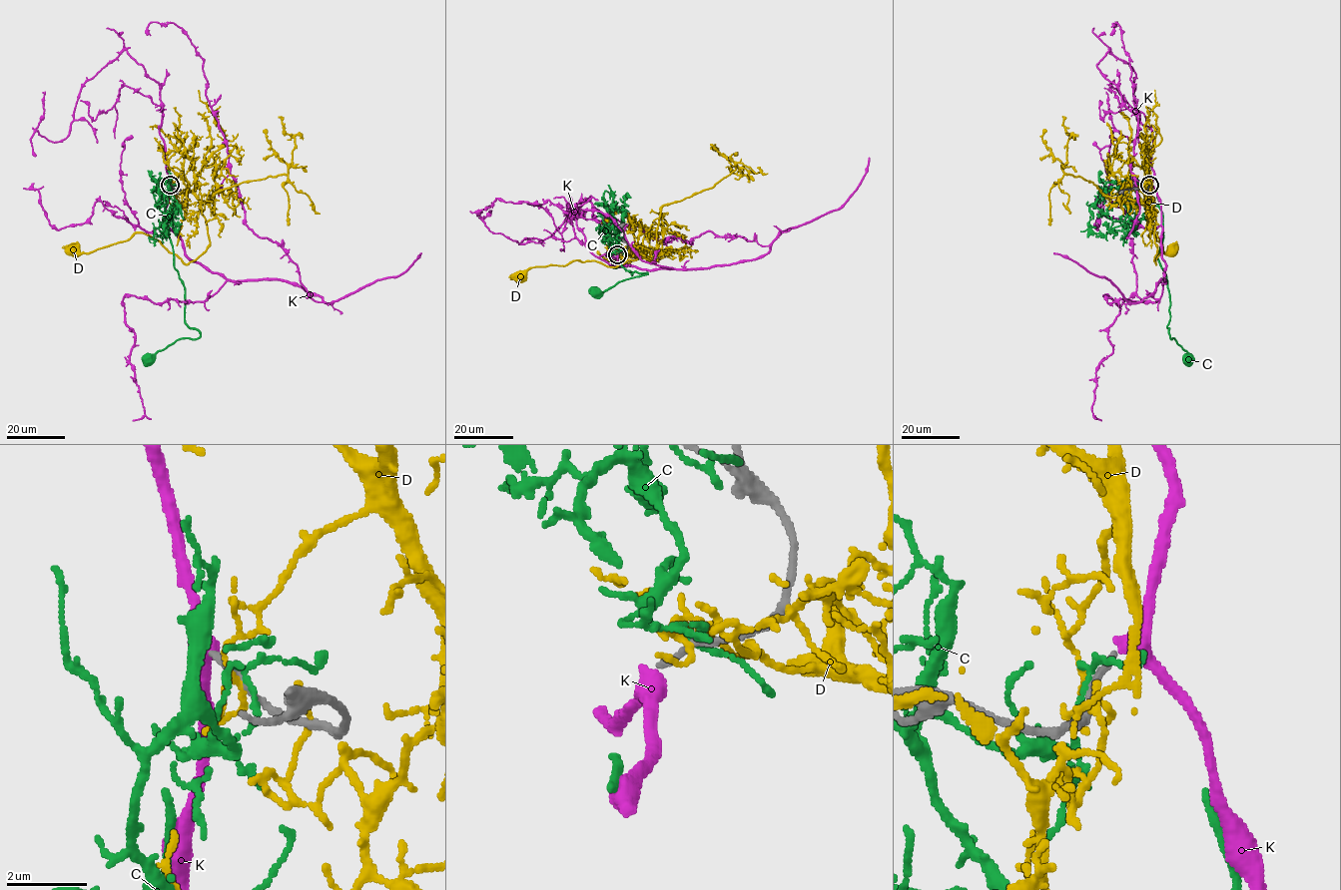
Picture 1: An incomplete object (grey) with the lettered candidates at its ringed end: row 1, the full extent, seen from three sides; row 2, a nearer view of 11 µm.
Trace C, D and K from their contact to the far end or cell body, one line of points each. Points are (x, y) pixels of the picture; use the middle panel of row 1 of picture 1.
C: (620, 252), (614, 239), (612, 253), (606, 253), (611, 266), (620, 261), (631, 274), (647, 274), (597, 292)
D: (620, 252), (643, 253), (657, 259), (627, 260), (615, 266), (574, 260), (565, 265), (529, 267), (520, 276)
K: (617, 254), (611, 265), (705, 269), (770, 246), (706, 230), (665, 242), (597, 217)

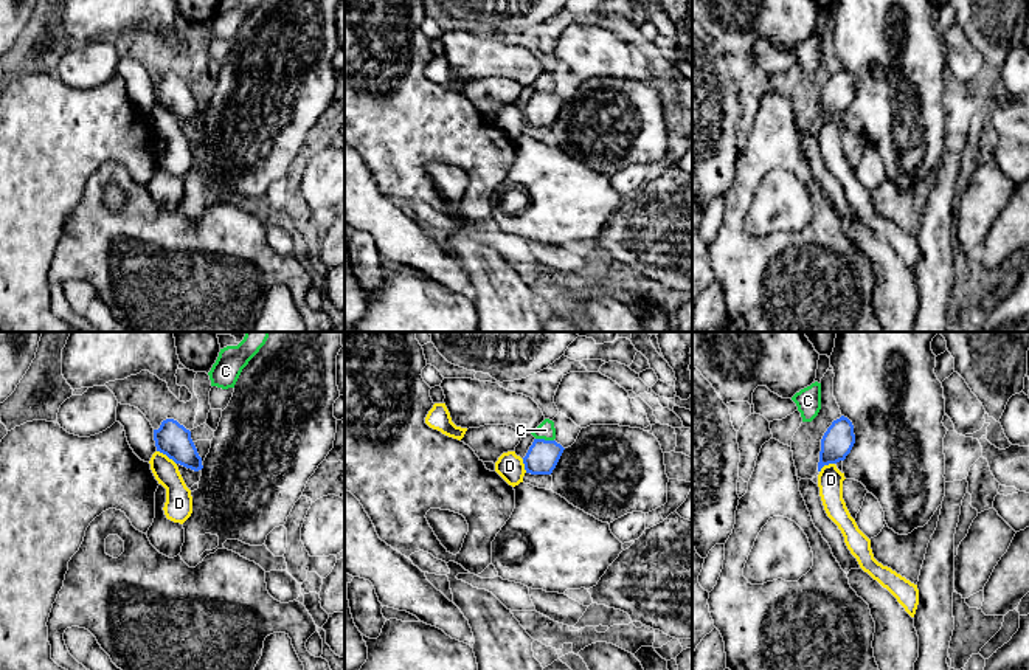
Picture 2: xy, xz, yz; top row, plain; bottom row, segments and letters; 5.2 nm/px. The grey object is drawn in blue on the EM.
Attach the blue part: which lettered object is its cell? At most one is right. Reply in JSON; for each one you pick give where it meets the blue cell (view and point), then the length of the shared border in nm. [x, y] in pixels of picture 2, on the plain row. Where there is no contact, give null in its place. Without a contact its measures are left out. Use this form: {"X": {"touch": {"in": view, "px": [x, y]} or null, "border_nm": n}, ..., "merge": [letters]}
{"K": {"touch": null}, "merge": ["K"]}

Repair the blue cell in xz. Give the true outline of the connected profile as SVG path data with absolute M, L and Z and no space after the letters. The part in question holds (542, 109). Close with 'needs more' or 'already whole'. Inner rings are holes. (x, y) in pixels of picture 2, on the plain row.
M534 92L523 110L526 126L551 127L563 102L565 101L556 93Z; already whole

